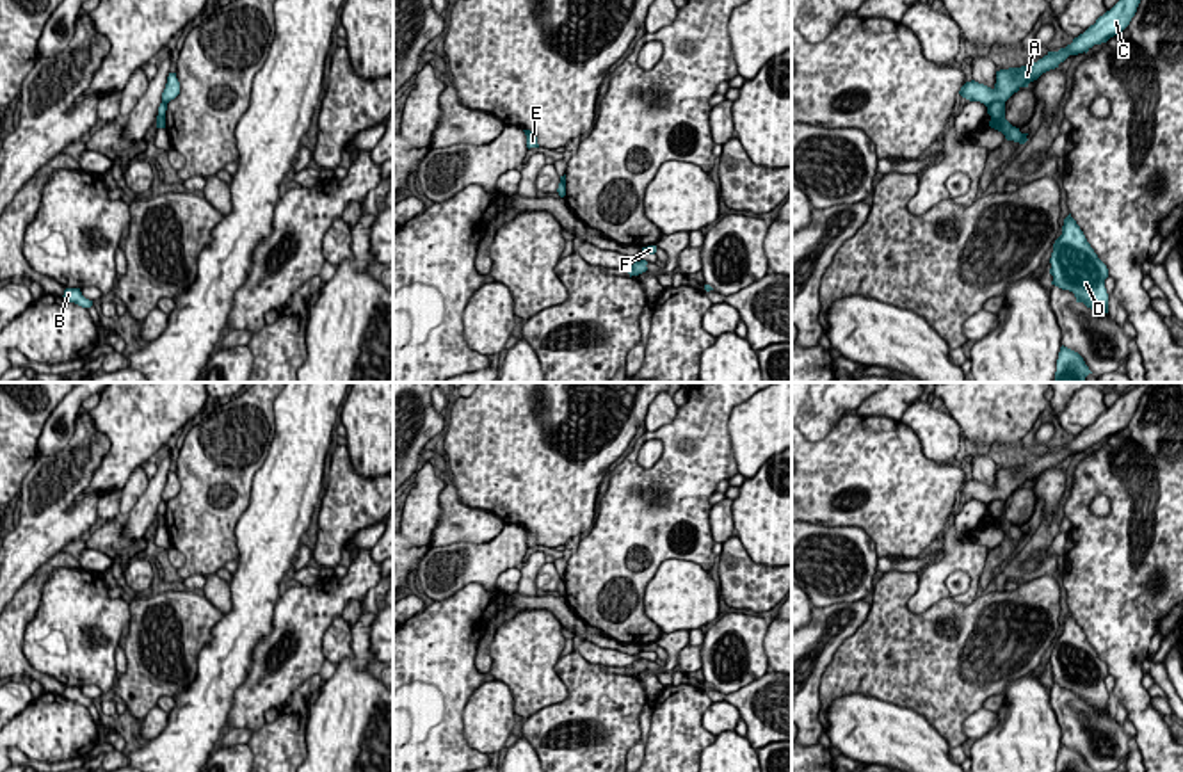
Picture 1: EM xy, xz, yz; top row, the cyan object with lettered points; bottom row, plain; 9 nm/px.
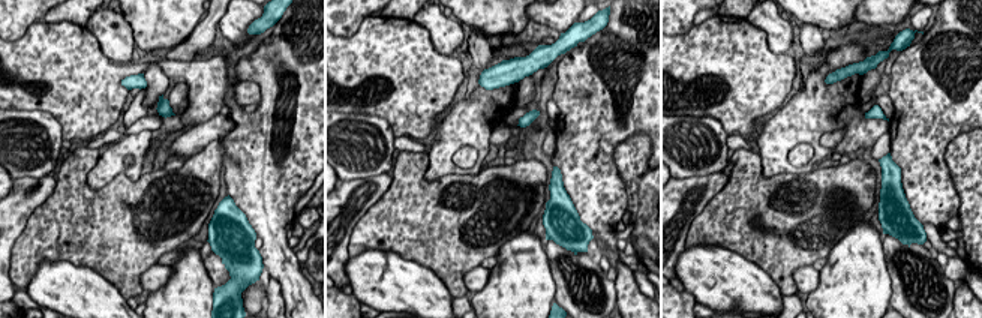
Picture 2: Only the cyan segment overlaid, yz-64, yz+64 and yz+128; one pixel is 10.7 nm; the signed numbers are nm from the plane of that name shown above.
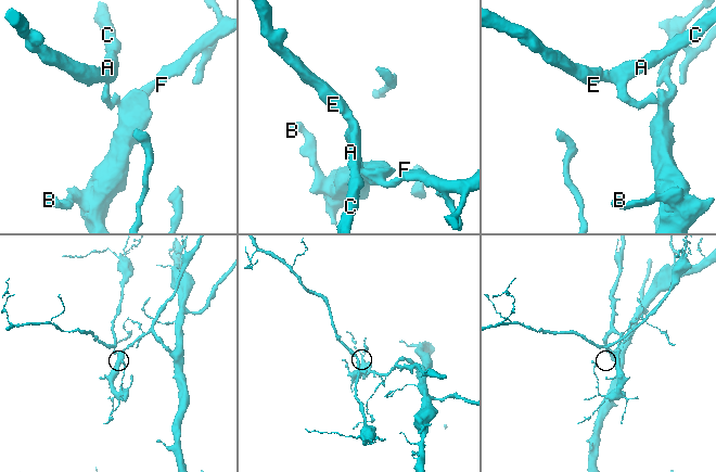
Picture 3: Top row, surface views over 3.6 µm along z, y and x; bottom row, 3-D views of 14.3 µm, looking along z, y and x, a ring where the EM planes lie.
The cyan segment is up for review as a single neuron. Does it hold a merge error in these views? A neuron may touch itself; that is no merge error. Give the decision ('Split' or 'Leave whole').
Split

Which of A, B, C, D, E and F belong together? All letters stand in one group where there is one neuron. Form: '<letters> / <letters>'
A C E / B D F

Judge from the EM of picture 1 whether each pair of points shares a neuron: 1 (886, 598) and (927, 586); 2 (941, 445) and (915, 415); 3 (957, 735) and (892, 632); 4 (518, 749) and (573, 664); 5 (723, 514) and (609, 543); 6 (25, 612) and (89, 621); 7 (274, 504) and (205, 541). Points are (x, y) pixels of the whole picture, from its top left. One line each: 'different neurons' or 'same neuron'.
1: different neurons
2: same neuron
3: same neuron
4: different neurons
5: different neurons
6: different neurons
7: different neurons

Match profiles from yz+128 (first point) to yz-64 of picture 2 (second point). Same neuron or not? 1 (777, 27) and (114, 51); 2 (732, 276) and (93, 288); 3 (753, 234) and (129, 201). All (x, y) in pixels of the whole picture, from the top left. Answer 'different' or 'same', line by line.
1: same
2: same
3: same

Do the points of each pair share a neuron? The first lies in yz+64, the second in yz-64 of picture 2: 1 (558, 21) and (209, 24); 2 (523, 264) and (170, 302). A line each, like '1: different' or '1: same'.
1: different
2: same

